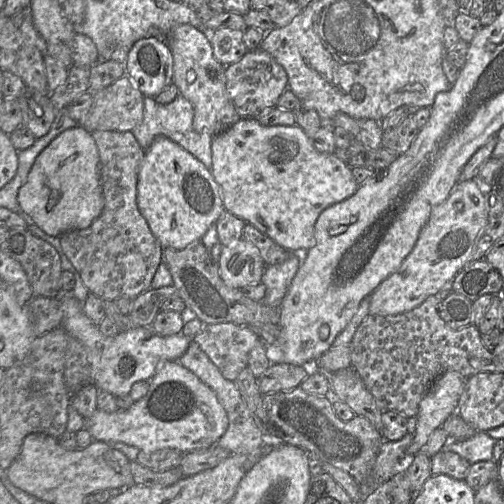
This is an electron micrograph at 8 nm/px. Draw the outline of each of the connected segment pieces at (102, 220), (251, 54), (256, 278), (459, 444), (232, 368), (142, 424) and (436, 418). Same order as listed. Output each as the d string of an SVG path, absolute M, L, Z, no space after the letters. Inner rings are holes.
M96 130L91 134L99 152L104 207L101 214L89 227L61 234L59 236L60 246L90 292L102 300L114 300L122 296L135 299L151 289L153 277L163 259L164 249L151 232L137 204L138 173L145 157L145 151L131 131Z
M260 48L247 52L241 60L228 65L225 78L227 94L241 118L257 118L276 107L279 97L288 88L285 69Z
M244 238L223 248L218 265L222 280L238 289L260 283L266 268L258 248Z
M476 431L471 437L463 440L447 436L441 451L455 452L472 465L479 461L492 460L495 442L496 440L486 432Z
M231 322L218 324L204 324L201 331L193 337L210 360L219 368L222 375L231 381L236 380L240 372L248 366L251 350L260 337L247 325Z
M169 360L158 364L157 372L151 379L148 392L140 400L134 401L129 409L118 409L112 413L96 409L86 419L85 428L89 431L93 440L123 442L130 446L135 446L146 453L164 448L190 453L215 445L228 428L228 415L219 402L216 393L208 385L202 382L189 369L182 366L179 360Z
M446 371L441 374L431 385L425 396L419 403L418 412L416 414L417 425L413 435L414 443L420 443L421 447L427 442L430 435L439 428L444 421L457 411L459 398L464 390L467 379L457 371Z

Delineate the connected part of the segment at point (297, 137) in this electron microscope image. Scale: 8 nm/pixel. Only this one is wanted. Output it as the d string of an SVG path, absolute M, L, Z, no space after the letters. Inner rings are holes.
M241 119L229 129L216 135L212 140L212 168L211 173L219 185L220 194L223 200L225 211L243 219L246 223L252 224L263 234L274 240L278 245L284 249L294 252L300 258L300 265L303 263L307 256L307 250L315 245L314 227L319 215L327 207L334 205L338 202L344 201L351 197L359 188L356 180L352 174L352 168L342 159L335 154L326 154L318 152L312 139L309 138L305 132L298 126L265 126L259 122L258 119Z

